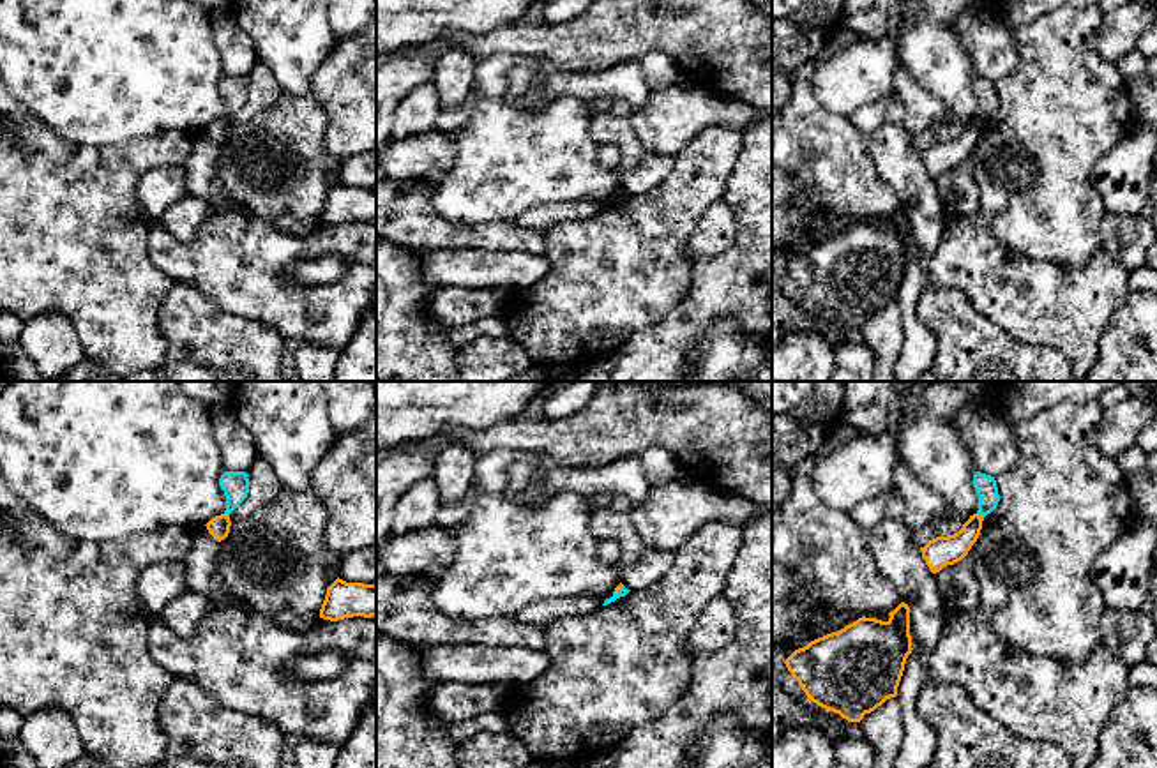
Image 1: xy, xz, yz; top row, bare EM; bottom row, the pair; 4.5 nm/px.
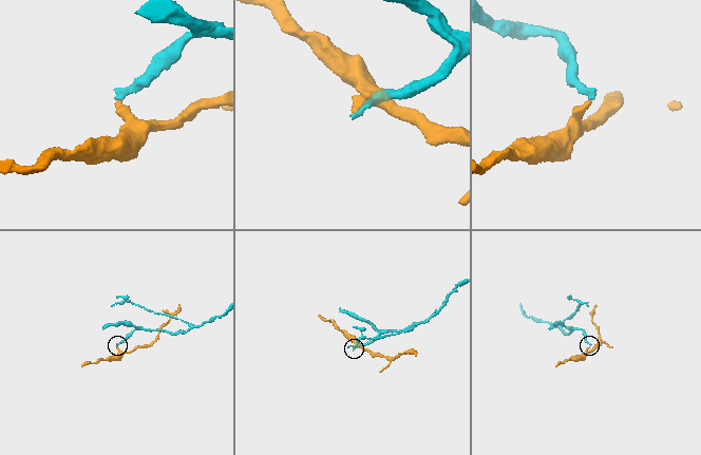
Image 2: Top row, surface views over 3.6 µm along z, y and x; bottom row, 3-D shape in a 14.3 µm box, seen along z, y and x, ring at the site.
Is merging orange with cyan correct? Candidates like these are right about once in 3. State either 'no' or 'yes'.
no

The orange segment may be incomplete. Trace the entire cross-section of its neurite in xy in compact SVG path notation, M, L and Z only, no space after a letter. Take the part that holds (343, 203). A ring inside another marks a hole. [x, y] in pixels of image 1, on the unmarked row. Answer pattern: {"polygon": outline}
{"polygon": "M337 182L327 192L320 222L337 226L353 221L376 221L376 189L346 187Z"}

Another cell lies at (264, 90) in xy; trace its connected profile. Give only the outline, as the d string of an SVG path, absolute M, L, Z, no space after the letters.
M256 62L246 76L249 83L247 102L230 118L231 127L242 127L268 109L284 92L263 62Z

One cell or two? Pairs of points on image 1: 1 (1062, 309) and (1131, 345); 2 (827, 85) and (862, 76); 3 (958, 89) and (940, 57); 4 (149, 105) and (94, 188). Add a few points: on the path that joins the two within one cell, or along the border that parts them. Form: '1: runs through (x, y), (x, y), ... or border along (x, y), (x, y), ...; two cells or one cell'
1: border along (1127, 295), (1110, 318), (1094, 362); two cells
2: runs through (836, 83), (854, 76); one cell
3: runs through (951, 82), (940, 64); one cell
4: border along (163, 133), (105, 145), (80, 143); two cells

